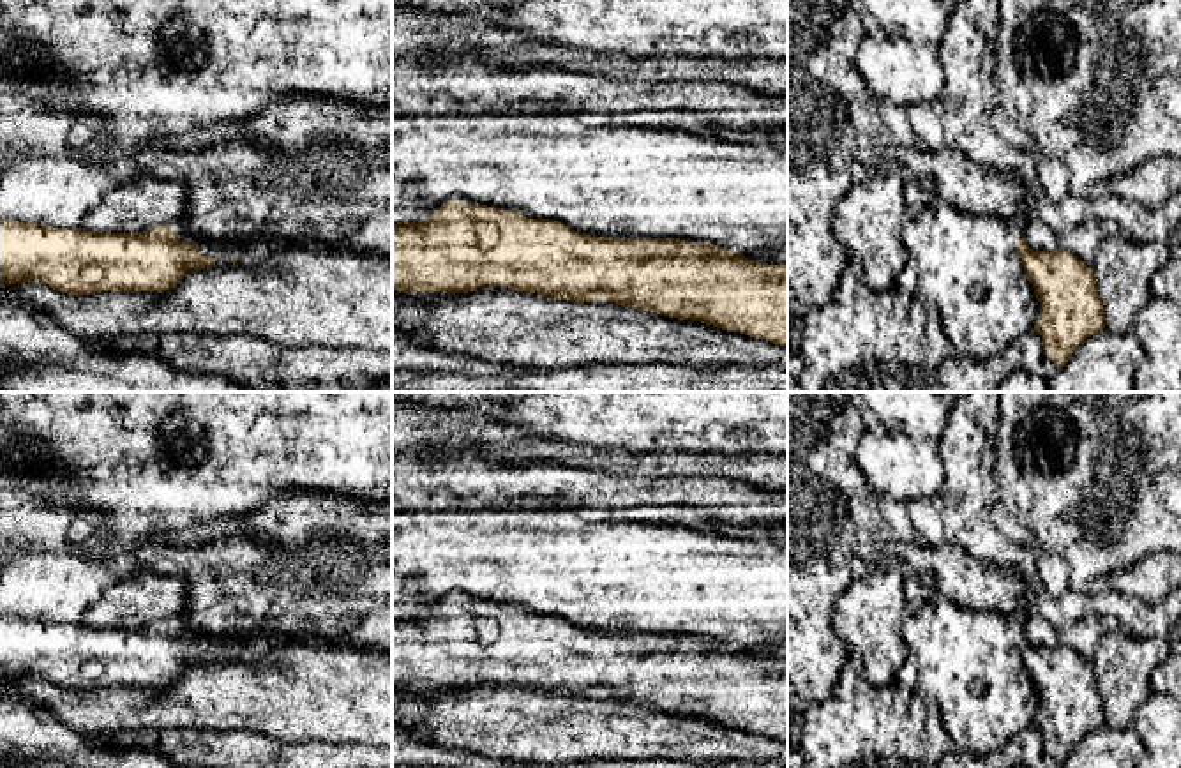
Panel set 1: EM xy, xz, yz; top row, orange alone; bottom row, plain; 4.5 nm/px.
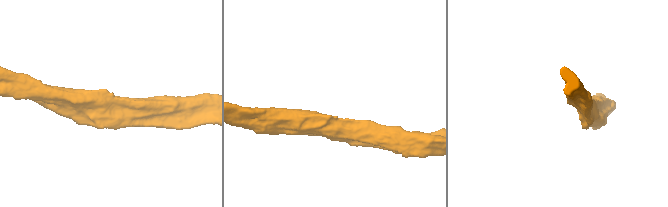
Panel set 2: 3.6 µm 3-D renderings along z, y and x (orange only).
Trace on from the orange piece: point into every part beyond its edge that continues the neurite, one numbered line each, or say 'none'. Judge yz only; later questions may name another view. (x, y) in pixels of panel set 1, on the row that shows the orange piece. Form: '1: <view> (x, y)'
none

